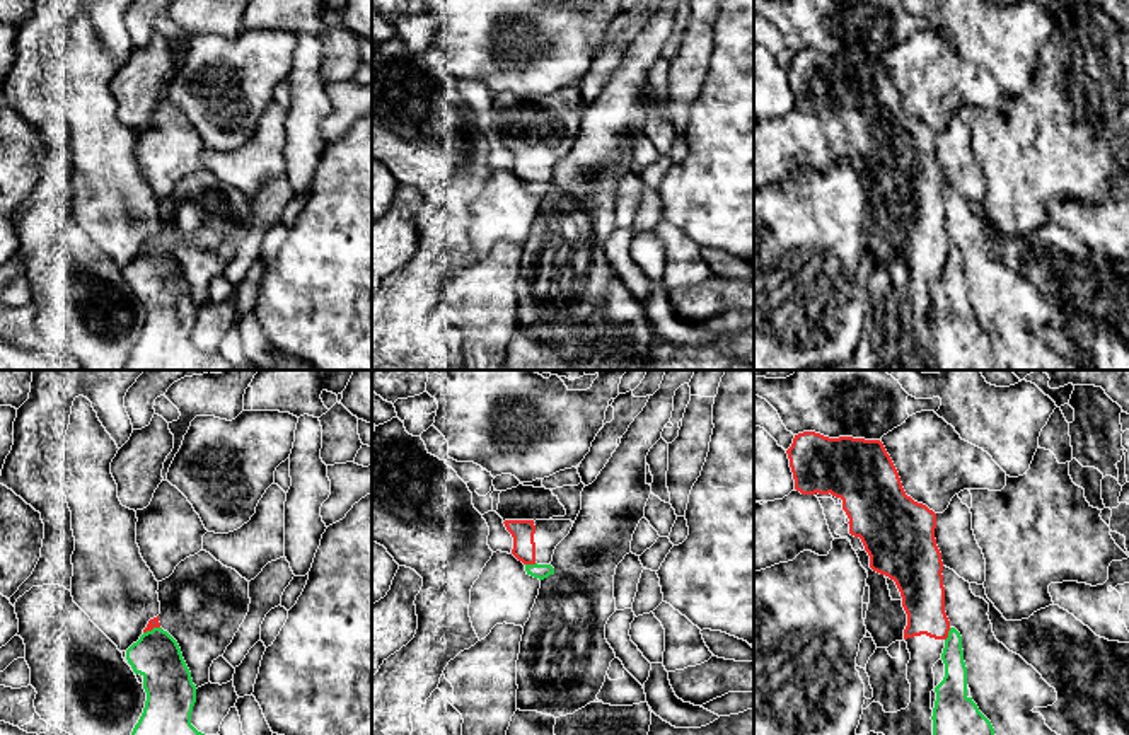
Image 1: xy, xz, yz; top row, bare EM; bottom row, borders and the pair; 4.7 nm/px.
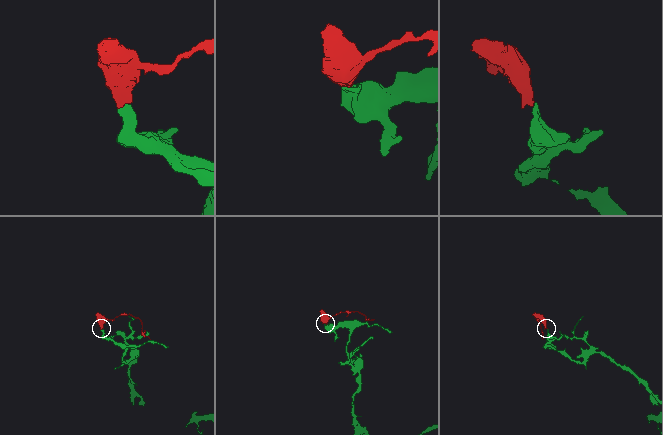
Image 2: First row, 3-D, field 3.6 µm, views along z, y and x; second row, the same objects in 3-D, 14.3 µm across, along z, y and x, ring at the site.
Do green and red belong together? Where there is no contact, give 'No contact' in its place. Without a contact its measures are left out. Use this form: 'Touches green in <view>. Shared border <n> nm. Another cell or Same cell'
Touches green in yz. Shared border 70 nm. Another cell

